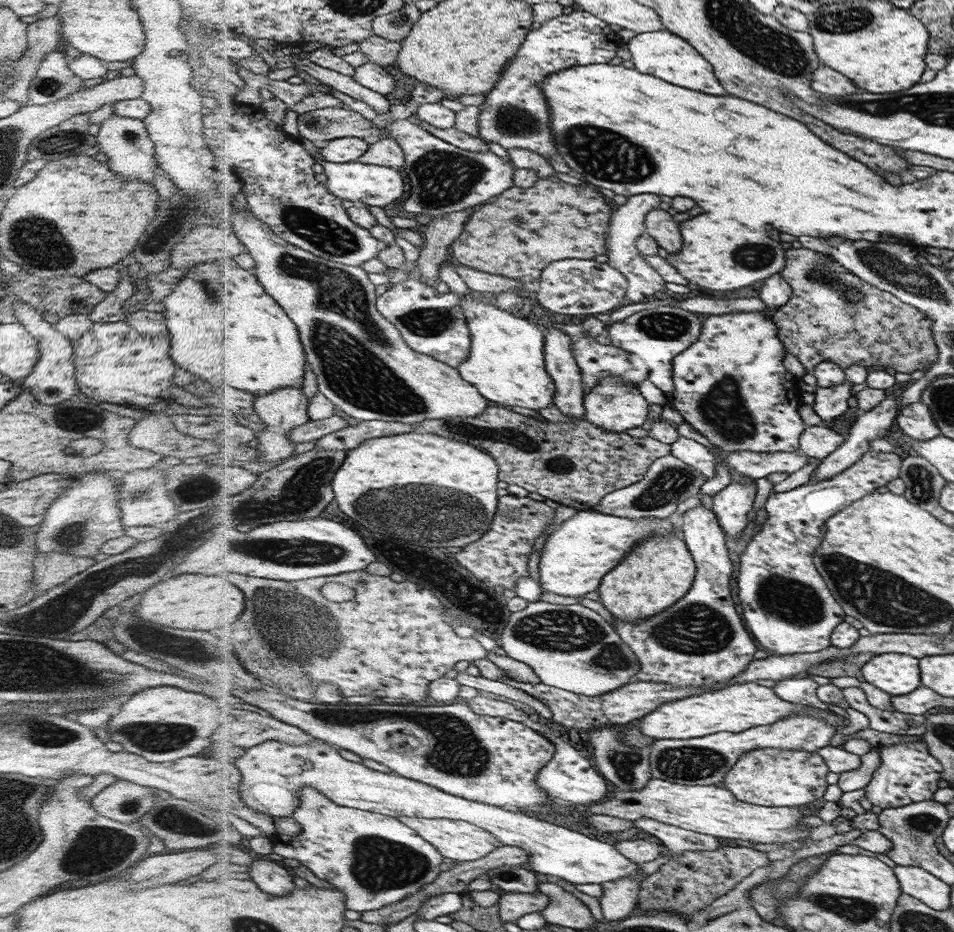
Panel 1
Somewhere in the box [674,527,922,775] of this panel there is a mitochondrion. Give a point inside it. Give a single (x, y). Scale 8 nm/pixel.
(805, 608)

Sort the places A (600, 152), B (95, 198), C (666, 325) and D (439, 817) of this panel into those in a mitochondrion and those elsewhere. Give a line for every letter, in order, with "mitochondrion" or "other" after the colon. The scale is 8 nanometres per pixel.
A: mitochondrion
B: other
C: mitochondrion
D: other

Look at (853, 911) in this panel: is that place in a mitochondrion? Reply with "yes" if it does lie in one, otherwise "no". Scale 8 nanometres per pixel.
yes

